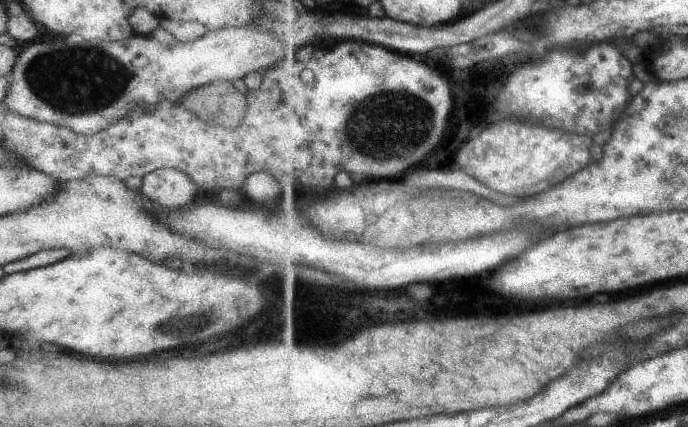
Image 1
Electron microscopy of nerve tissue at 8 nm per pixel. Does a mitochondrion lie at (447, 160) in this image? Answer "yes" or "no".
no

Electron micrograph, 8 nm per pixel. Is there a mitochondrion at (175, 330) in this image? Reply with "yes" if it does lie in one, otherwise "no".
yes

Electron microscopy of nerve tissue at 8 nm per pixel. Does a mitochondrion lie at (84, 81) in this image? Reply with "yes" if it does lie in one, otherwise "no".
yes

